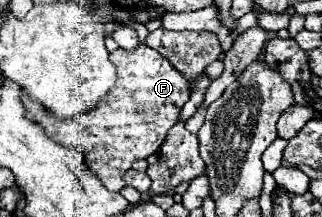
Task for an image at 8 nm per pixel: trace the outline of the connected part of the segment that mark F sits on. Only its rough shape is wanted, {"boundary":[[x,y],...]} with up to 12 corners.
{"boundary":[[155,49],[109,55],[117,81],[85,115],[53,119],[49,139],[79,149],[109,189],[157,153],[189,81]]}

